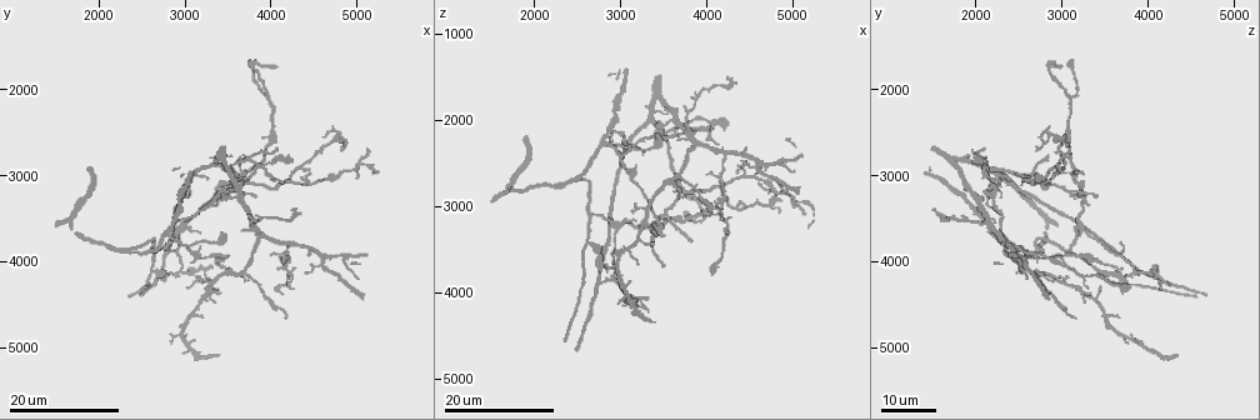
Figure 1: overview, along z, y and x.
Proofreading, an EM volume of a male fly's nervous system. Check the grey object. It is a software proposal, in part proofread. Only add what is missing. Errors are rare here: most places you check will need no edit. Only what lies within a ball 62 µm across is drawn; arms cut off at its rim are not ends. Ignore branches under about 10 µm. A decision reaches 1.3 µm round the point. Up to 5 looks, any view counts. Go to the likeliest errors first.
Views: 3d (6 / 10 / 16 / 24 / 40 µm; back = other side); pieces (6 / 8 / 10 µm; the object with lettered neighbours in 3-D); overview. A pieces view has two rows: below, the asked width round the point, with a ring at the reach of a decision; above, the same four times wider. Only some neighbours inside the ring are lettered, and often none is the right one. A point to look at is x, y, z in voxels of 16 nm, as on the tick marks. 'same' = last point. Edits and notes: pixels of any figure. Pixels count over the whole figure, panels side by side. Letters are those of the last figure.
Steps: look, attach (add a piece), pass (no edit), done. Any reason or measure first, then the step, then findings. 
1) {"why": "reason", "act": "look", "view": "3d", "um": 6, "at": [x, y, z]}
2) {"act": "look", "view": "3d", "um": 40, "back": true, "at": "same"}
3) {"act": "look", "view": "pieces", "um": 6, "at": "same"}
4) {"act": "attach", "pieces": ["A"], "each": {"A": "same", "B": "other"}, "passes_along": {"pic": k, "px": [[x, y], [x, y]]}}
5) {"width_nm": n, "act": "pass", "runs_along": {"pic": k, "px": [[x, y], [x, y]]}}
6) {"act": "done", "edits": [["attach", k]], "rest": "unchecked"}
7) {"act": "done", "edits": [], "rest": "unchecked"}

{"why": "an open end", "act": "look", "view": "3d", "um": 24, "at": [3800, 3250, 3400]}

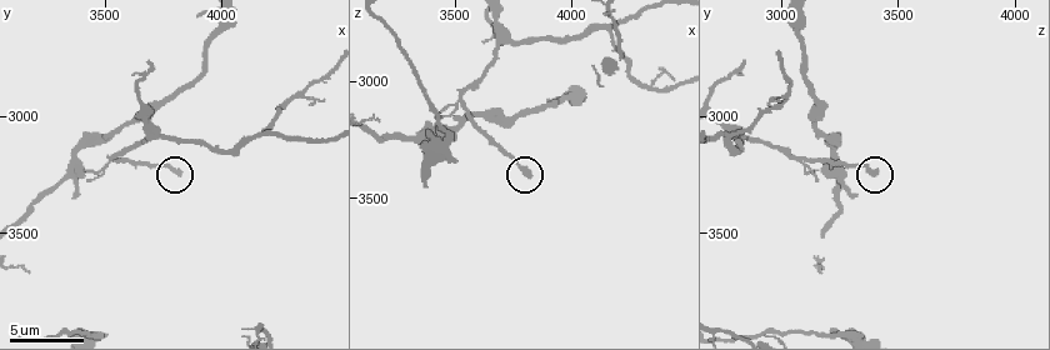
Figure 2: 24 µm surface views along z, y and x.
{"act": "look", "view": "pieces", "um": 10, "at": [3830, 3240, 3400]}

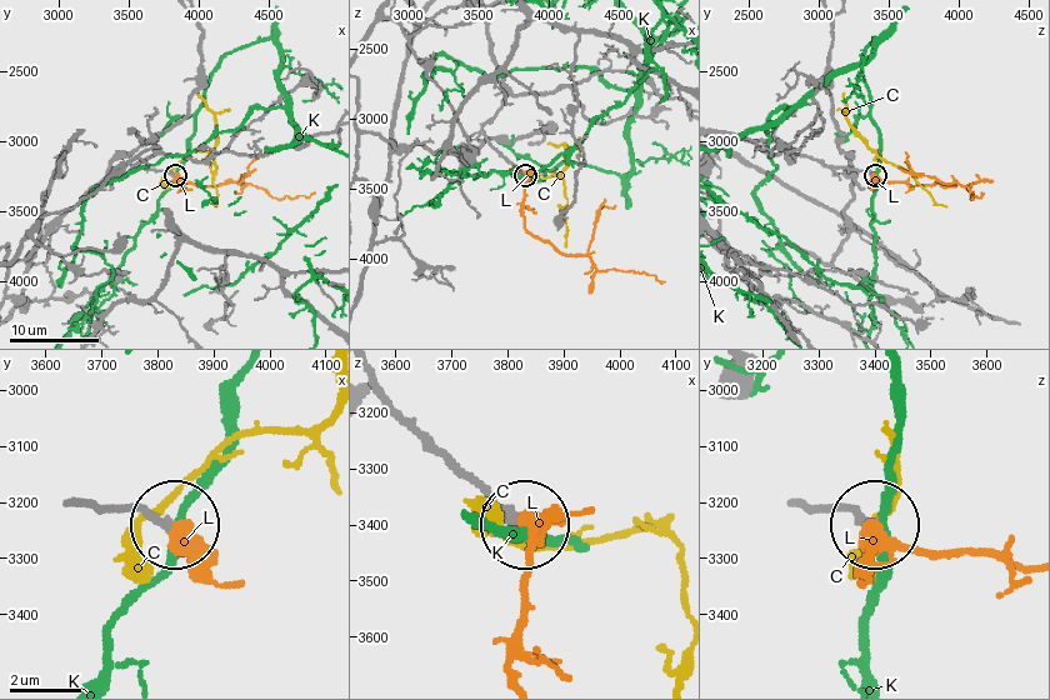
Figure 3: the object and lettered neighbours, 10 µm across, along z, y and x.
{"act": "attach", "pieces": ["L"], "each": {"C": "other", "K": "other", "L": "same"}, "passes_along": {"pic": 3, "px": [[794, 499], [856, 510], [938, 553], [991, 553], [1026, 570]]}, "found": "the neuron continues"}

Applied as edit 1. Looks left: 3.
{"why": "thin end", "act": "look", "view": "3d", "um": 10, "at": [3680, 2780, 2840]}

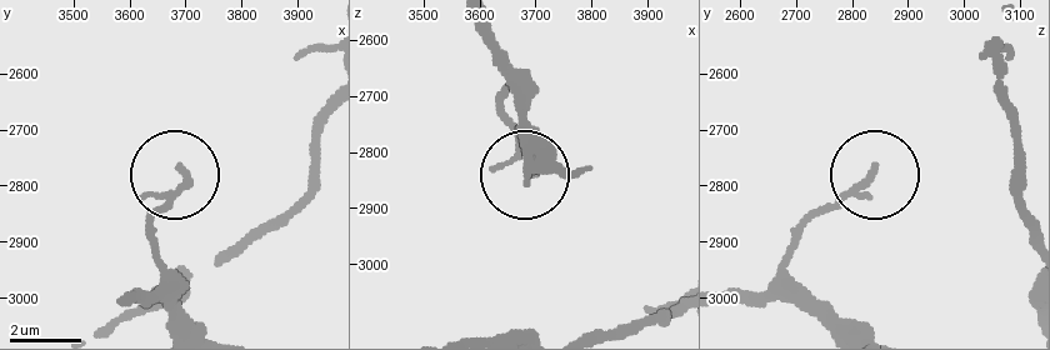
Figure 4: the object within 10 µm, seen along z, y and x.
{"act": "look", "view": "pieces", "um": 10, "at": [3690, 2770, 2835]}

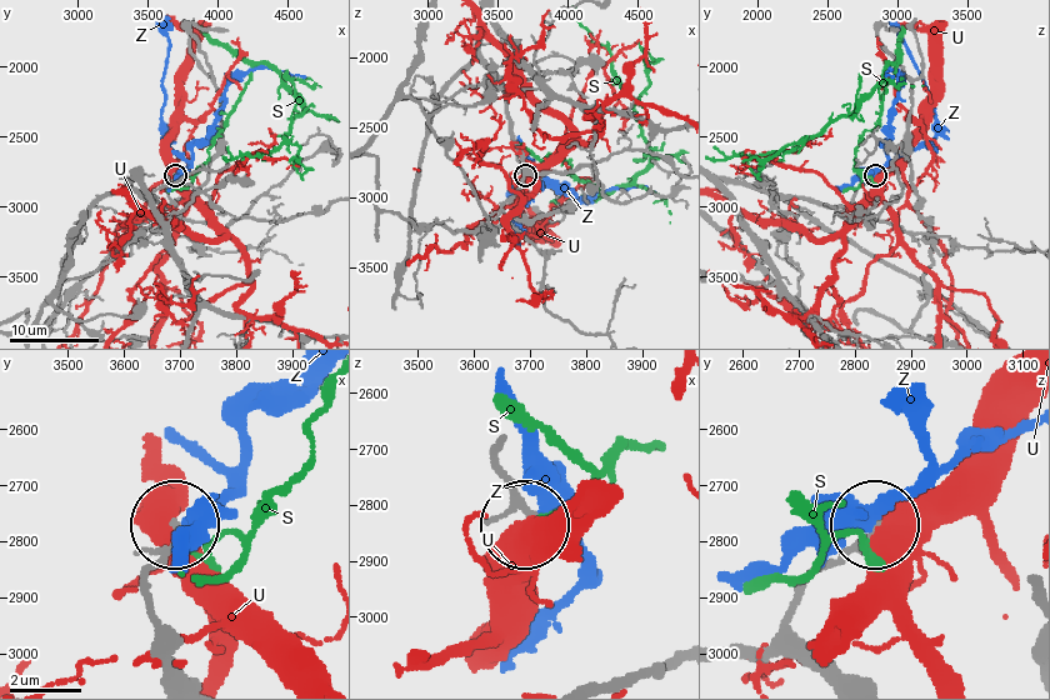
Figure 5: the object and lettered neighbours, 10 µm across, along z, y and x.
{"act": "pass", "each": {"S": "other", "U": "other", "Z": "other"}, "runs_along": {"pic": 5, "px": [[725, 645], [770, 636], [796, 591], [874, 531]]}, "found": "no lettered piece goes on from it"}

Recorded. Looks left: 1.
{"act": "done", "edits": [["attach", 3]], "rest": "unchecked"}

